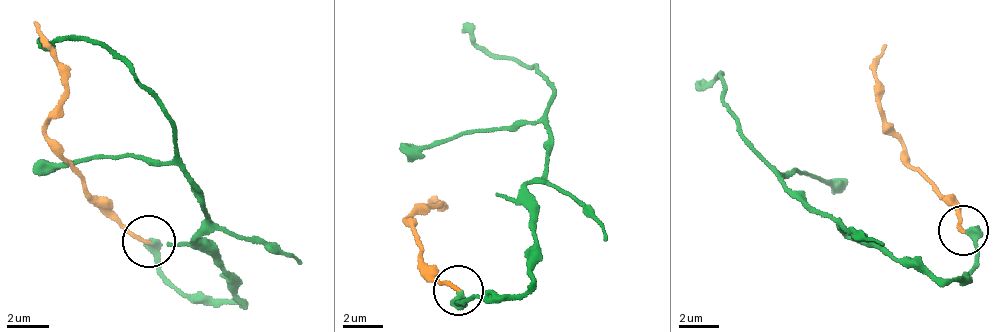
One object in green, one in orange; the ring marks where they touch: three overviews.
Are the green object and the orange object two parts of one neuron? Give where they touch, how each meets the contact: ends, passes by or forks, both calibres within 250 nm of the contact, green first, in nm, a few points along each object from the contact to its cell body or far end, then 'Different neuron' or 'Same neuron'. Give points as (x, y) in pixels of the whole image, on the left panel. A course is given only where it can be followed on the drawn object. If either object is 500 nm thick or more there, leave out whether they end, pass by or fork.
Place: (148, 241). At the ring green ends. At the ring orange ends. Thickness 480 nm (green) against 180 nm. Course of green: (147, 240), (187, 298), (233, 297), (241, 306), (198, 242), (209, 224), (163, 103), (97, 43), (41, 40). Course of orange: (147, 240), (86, 189), (82, 177), (43, 133), (63, 88), (57, 51), (33, 20). Same neuron

